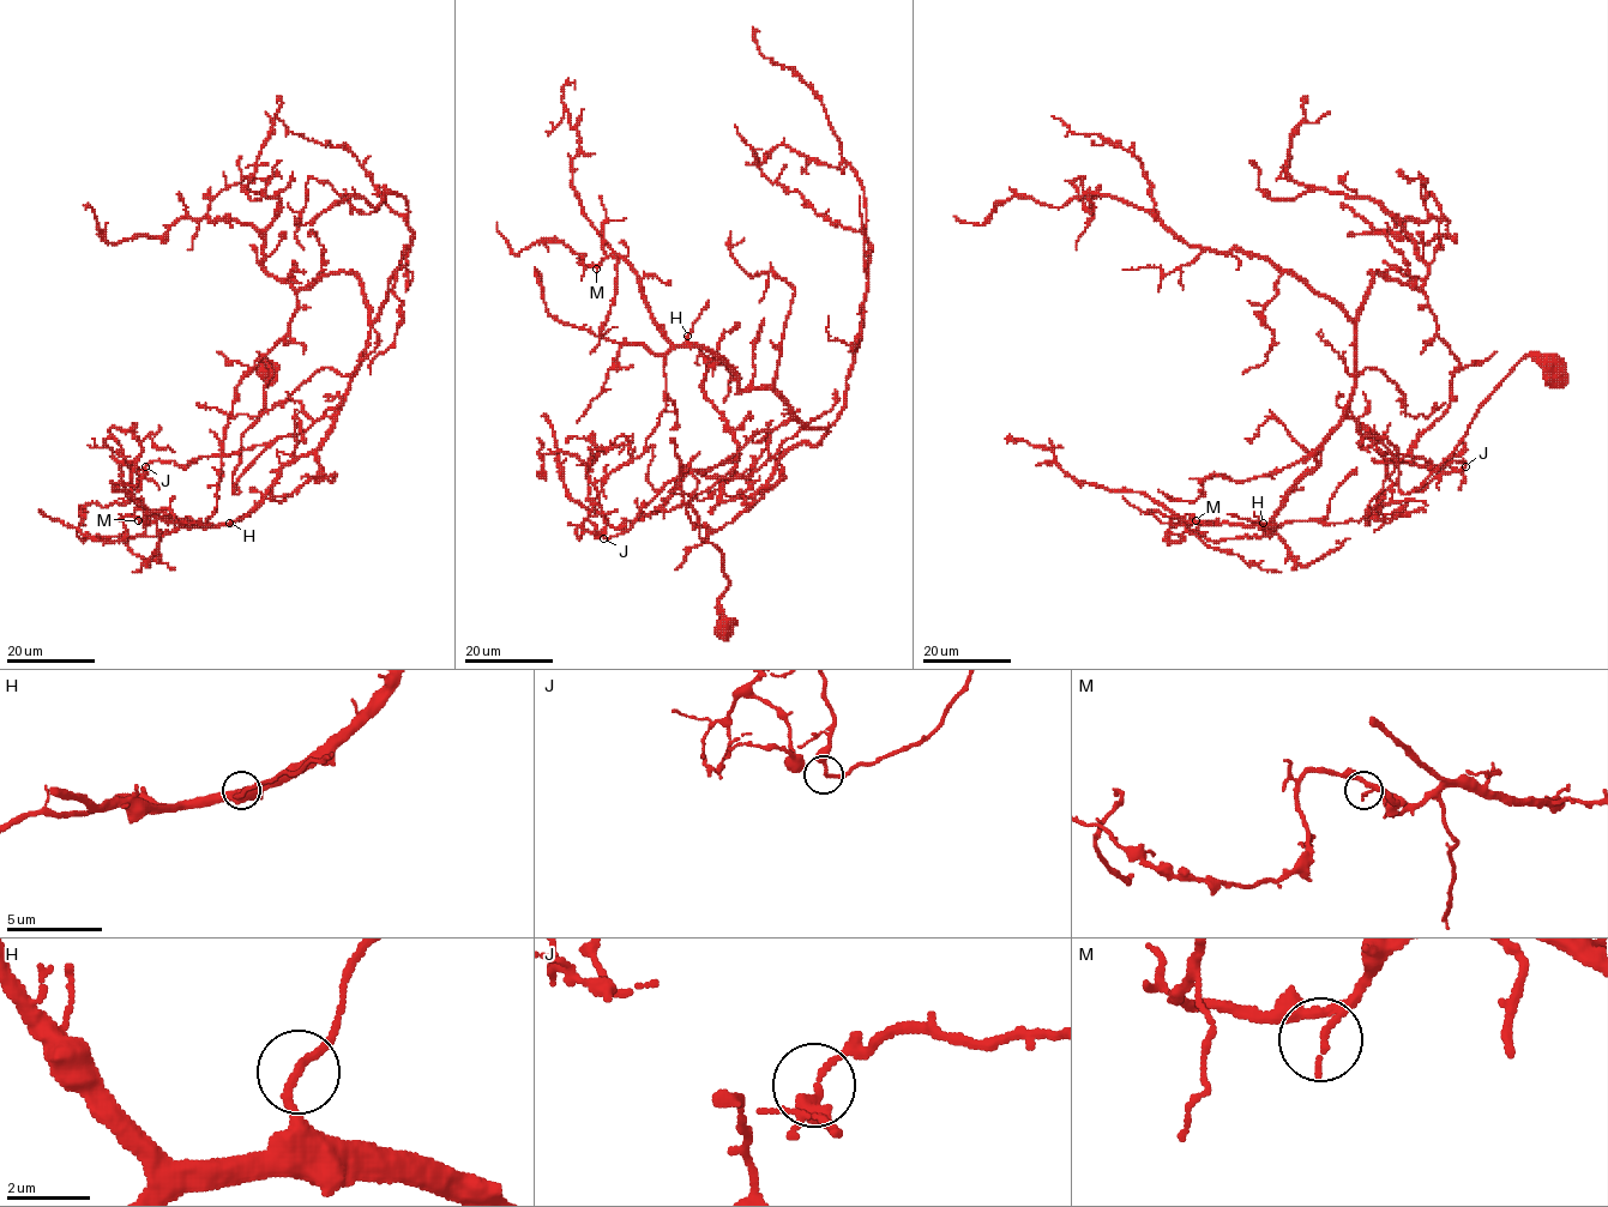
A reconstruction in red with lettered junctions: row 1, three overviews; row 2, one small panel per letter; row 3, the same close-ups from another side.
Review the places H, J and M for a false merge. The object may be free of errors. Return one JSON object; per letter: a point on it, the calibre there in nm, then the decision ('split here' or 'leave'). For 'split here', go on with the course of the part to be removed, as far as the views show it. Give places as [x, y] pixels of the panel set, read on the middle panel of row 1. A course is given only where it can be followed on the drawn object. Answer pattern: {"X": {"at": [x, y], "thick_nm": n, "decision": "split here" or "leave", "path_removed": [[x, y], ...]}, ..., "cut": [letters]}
{"H": {"at": [687, 336], "thick_nm": 180, "decision": "leave"}, "J": {"at": [603, 538], "thick_nm": 160, "decision": "leave"}, "M": {"at": [596, 269], "thick_nm": 150, "decision": "leave"}, "cut": []}

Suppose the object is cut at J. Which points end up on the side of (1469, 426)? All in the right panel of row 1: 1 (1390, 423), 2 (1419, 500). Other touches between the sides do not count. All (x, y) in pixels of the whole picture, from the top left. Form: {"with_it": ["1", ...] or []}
{"with_it": []}

